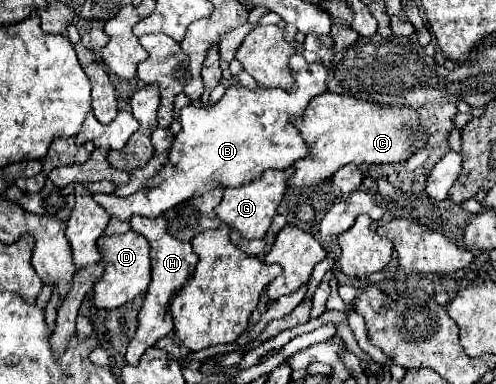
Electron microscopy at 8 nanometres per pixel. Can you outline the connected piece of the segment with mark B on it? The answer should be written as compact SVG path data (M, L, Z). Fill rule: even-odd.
M302 54L290 56L290 72L296 82L296 88L292 92L282 88L264 88L258 86L256 90L248 90L244 86L230 86L220 102L214 102L210 108L200 106L186 106L180 110L180 124L182 130L178 132L168 156L170 162L150 180L150 186L128 196L128 198L116 198L114 194L94 194L94 200L106 208L110 216L116 216L120 220L130 220L132 216L146 216L154 218L162 212L170 210L172 206L192 198L194 194L202 194L214 186L242 186L254 178L260 178L264 170L282 170L292 166L296 160L302 160L310 156L308 144L298 134L298 128L294 126L294 120L302 118L304 108L314 96L320 96L326 92L326 76L328 68L322 64L308 64Z

